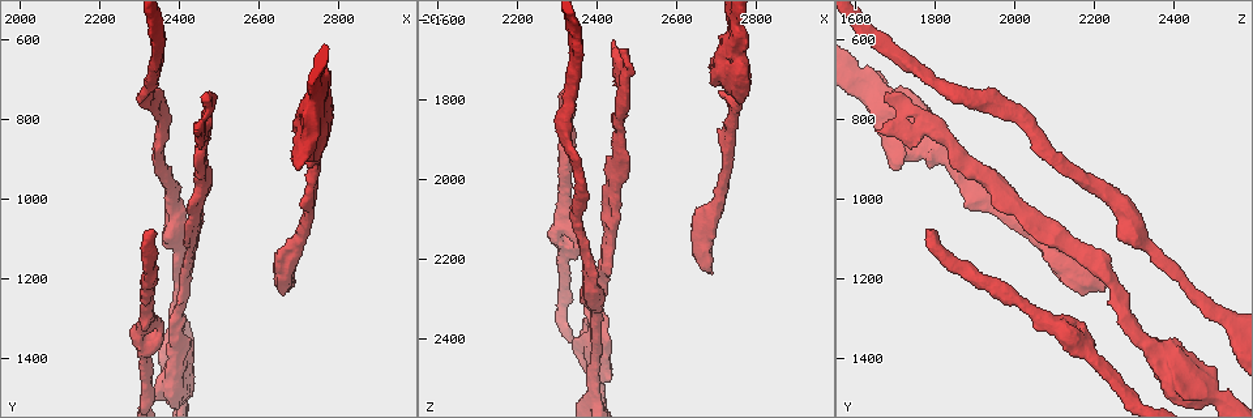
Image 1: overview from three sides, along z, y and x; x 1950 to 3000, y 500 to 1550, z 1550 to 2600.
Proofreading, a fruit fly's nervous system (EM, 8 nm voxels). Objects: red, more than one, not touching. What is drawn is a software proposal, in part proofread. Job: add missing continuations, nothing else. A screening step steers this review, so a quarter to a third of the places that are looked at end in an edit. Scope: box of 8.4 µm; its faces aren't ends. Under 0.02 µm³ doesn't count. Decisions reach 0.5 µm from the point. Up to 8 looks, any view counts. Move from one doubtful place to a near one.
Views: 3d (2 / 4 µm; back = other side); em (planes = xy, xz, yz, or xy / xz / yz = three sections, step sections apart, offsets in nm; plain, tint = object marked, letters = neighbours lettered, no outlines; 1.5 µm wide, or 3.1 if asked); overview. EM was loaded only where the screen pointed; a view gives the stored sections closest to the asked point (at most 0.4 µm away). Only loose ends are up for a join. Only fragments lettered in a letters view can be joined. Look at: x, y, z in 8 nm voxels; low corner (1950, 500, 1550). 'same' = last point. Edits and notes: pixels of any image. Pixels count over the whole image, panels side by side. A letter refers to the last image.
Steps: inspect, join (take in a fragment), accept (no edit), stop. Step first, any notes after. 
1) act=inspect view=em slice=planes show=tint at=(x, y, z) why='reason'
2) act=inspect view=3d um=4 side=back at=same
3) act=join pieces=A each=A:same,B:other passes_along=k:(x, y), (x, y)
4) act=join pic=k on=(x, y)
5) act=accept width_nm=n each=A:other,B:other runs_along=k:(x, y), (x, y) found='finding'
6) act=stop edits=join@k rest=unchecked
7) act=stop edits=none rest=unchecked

act=inspect view=em slice=xy step=8 show=letters at=(2475, 730, 1675) why='branch stops here'

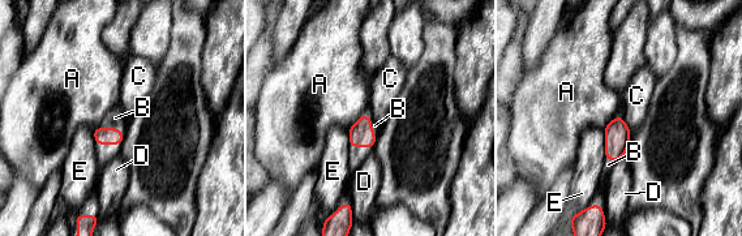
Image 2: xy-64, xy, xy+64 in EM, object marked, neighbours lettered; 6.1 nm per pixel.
act=join pieces=B each=A:other,B:same,C:other,D:other,E:other found='the cell continues'

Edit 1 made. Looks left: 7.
act=inspect view=overview why='see it whole again'

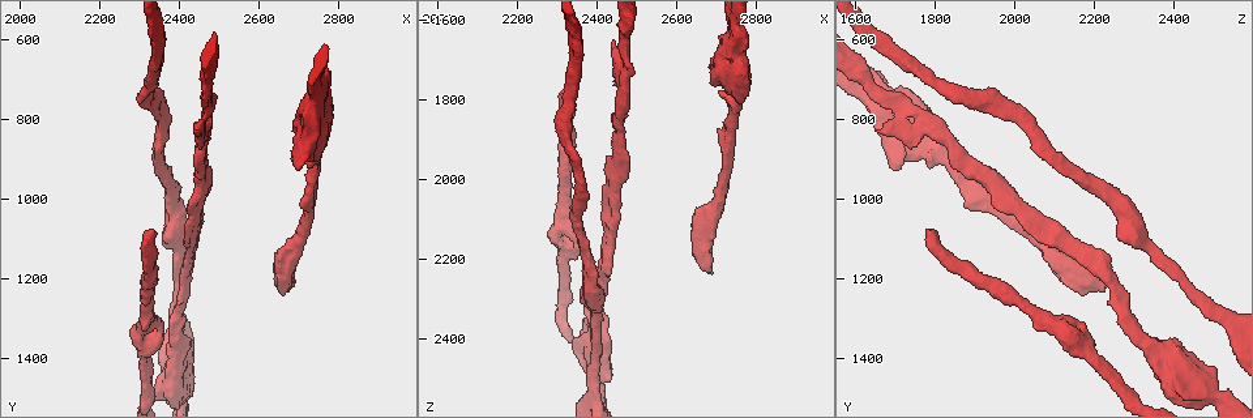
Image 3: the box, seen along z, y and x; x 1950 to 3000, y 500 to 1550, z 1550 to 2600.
act=inspect view=em slice=planes show=tint at=(2430, 1430, 2510)

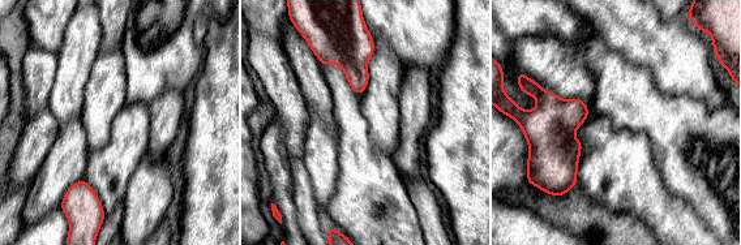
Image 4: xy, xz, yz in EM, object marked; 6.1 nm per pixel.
act=inspect view=em slice=planes show=letters at=same why='what lies round it'

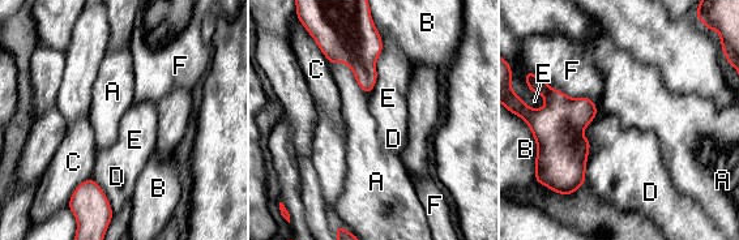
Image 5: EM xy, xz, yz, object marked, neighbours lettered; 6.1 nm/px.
act=accept each=A:other,B:other,C:other,D:other,E:other,F:other border=5:(330, 63), (344, 63), (367, 94) found='no lettered fragment goes on from it'

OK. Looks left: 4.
act=stop edits=join@2 rest=unchecked

